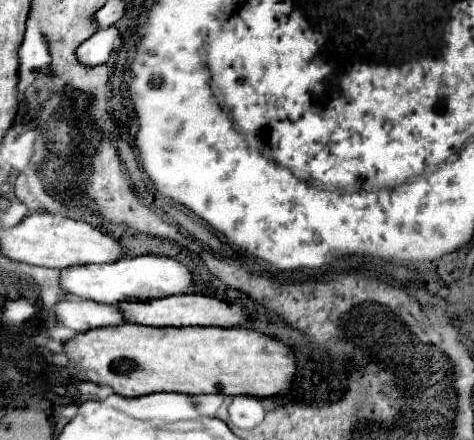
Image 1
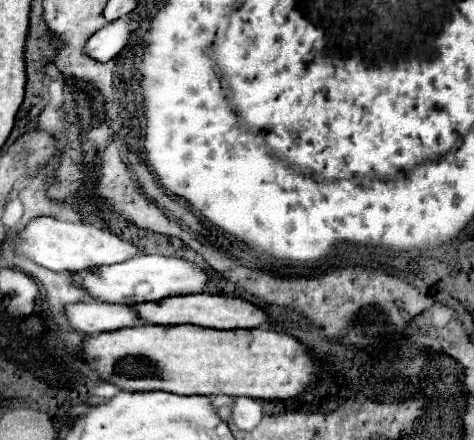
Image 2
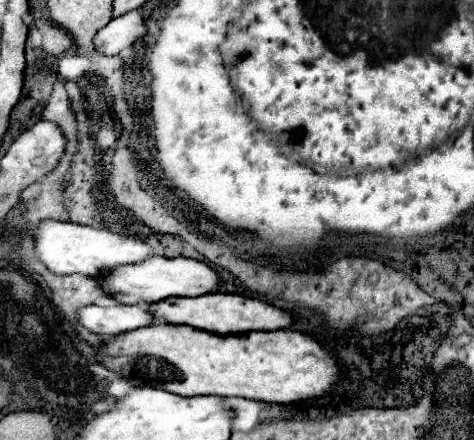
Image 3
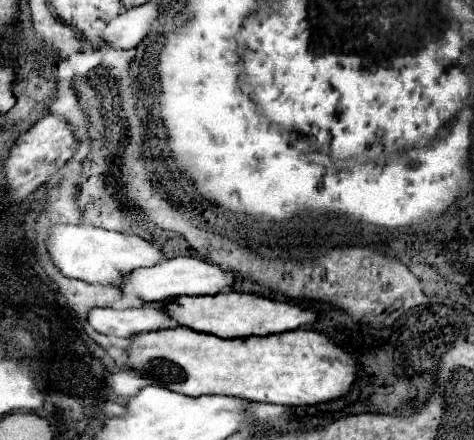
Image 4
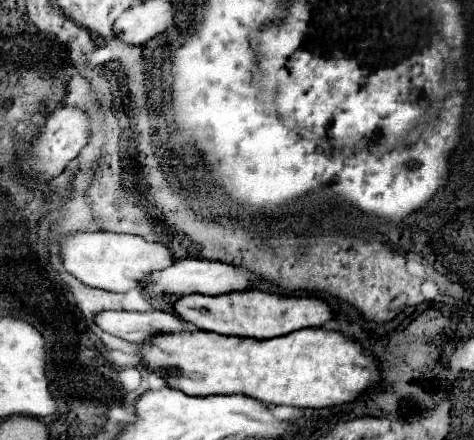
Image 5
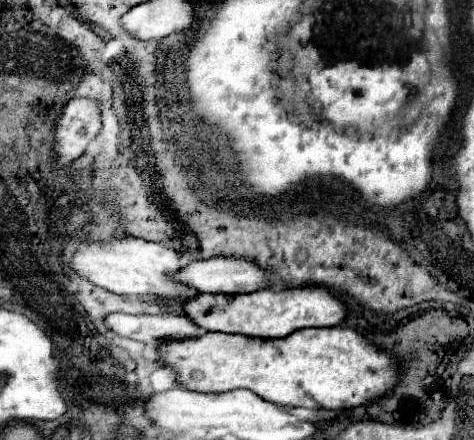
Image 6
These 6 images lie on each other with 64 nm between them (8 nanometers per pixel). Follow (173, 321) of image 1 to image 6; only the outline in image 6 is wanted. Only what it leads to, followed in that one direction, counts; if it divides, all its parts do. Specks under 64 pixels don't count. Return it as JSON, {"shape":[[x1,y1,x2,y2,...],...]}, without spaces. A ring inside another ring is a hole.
{"shape":[[270,288,250,294,196,294,182,306,184,314,200,328,224,334,244,334,252,338,284,338,302,328,322,328,340,324,348,310,346,306,324,288,286,288,274,292]]}

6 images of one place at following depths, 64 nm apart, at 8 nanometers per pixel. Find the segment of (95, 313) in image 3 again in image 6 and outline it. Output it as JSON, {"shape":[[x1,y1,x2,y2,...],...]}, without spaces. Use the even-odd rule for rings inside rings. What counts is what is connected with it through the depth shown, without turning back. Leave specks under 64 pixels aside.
{"shape":[[108,314,104,324,118,336,126,336,150,346,160,346,164,340,184,340,202,334,202,330,190,318,172,314]]}

